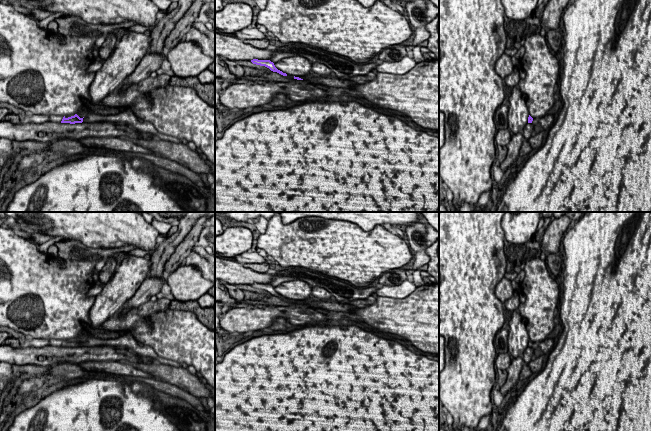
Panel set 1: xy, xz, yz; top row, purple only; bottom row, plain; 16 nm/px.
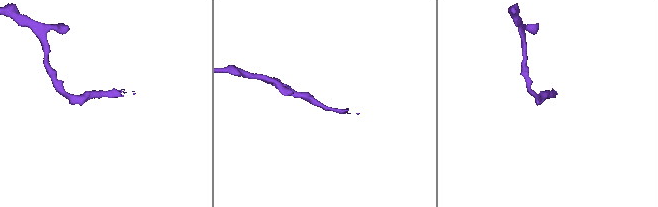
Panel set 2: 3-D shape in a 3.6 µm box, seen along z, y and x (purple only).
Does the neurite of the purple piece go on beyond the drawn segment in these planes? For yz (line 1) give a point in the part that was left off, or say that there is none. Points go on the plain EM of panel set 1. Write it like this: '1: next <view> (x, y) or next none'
1: next none

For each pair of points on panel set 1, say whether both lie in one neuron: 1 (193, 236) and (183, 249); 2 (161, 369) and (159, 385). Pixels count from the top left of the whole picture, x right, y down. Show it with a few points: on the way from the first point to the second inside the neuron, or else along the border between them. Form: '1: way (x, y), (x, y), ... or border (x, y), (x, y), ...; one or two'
1: way (191, 239), (186, 246); one
2: border (152, 377), (164, 380), (182, 389); two

